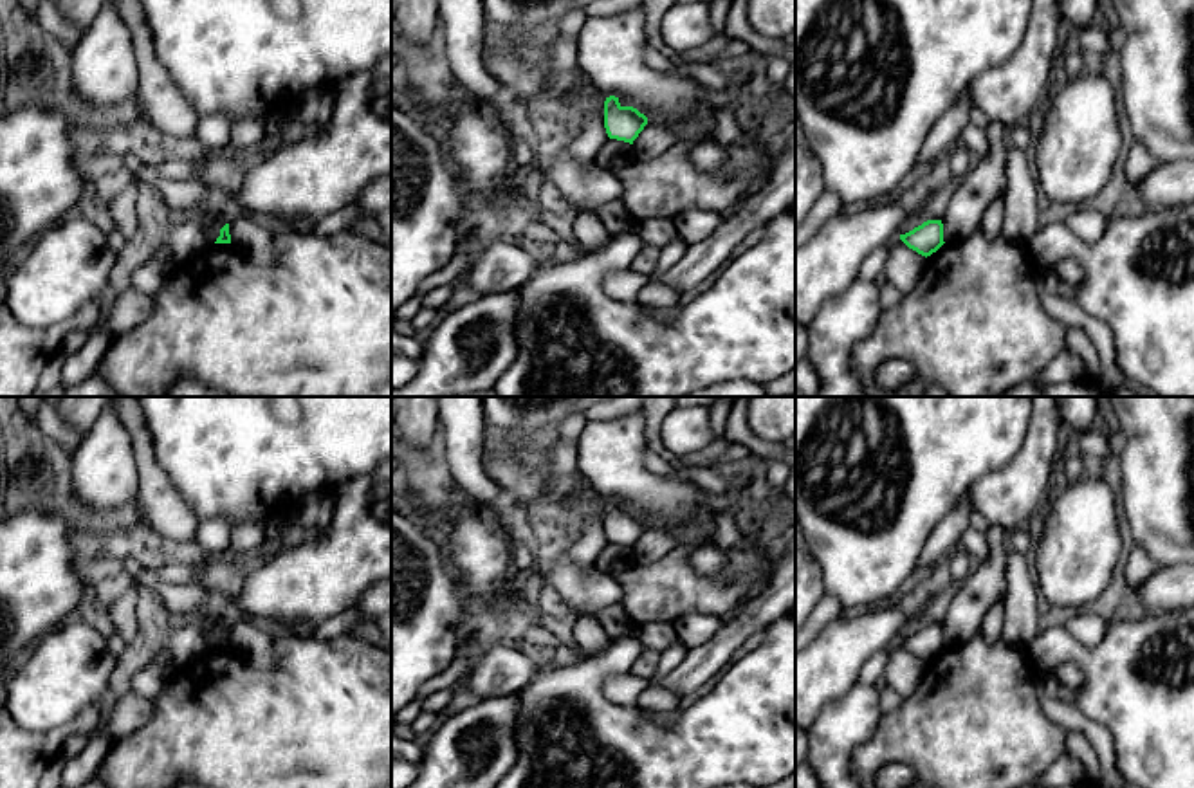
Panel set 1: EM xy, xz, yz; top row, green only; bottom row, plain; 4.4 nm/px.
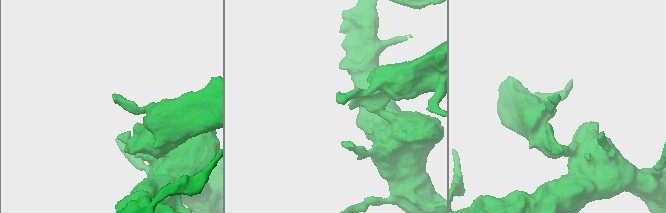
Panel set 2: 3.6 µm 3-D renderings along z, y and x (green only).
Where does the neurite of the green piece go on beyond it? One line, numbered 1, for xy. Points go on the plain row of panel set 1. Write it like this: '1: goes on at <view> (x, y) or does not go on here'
1: does not go on here

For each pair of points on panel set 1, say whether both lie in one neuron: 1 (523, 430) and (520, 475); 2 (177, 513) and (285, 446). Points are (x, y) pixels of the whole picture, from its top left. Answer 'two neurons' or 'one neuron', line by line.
1: two neurons
2: two neurons

